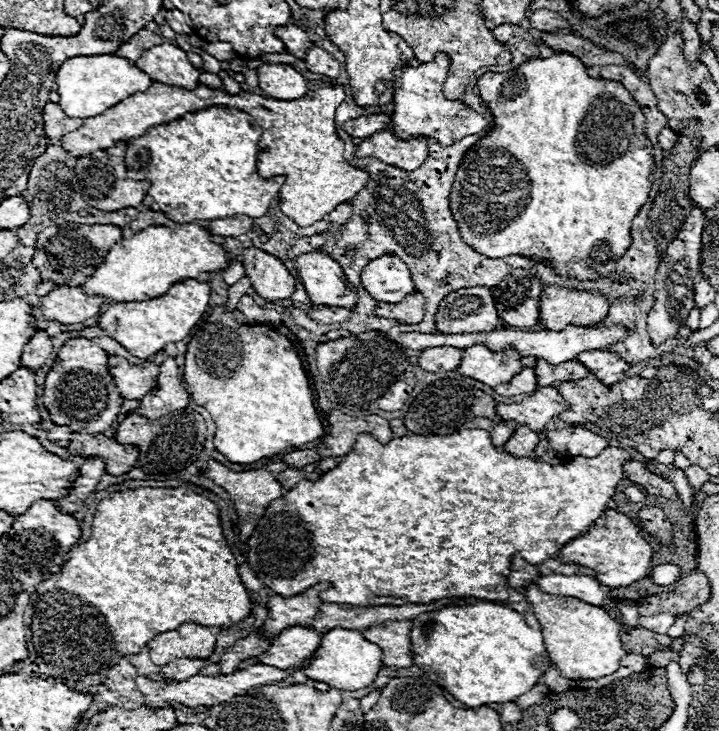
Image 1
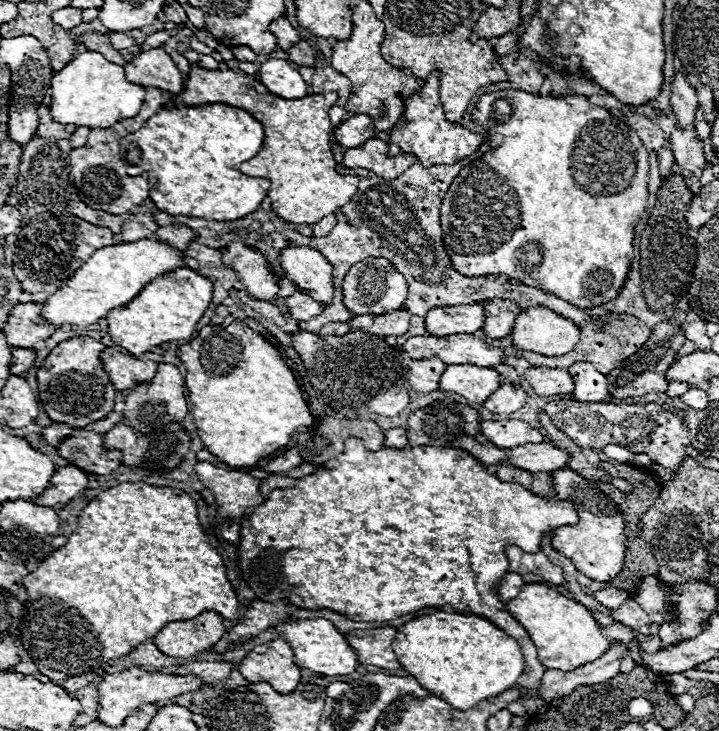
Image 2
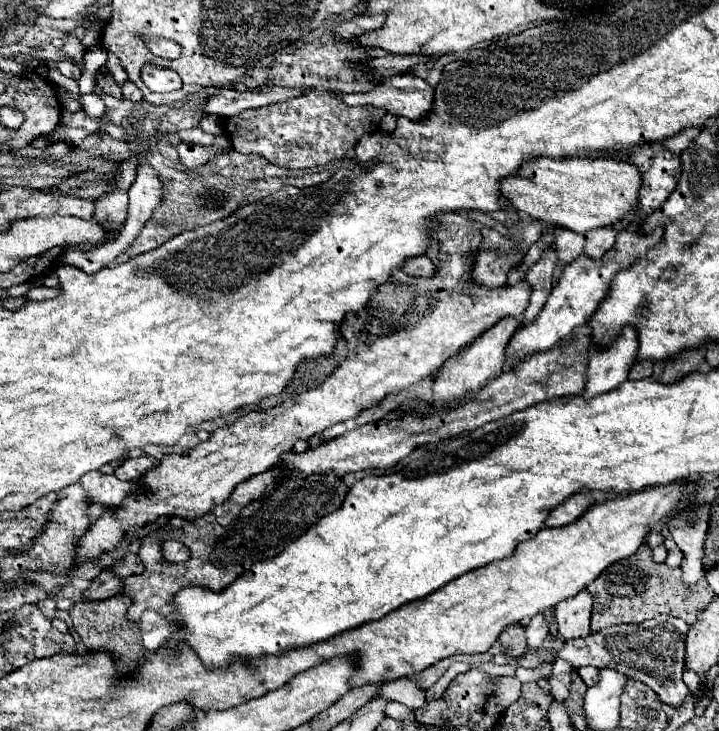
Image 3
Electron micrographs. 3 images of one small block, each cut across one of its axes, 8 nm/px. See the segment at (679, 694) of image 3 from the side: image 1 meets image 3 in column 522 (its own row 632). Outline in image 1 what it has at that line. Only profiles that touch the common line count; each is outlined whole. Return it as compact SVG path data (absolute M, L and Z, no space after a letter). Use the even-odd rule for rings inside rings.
M668 613L656 614L656 616L650 616L650 618L638 616L638 626L652 630L656 634L666 634L672 624L674 624L674 616L670 616Z

